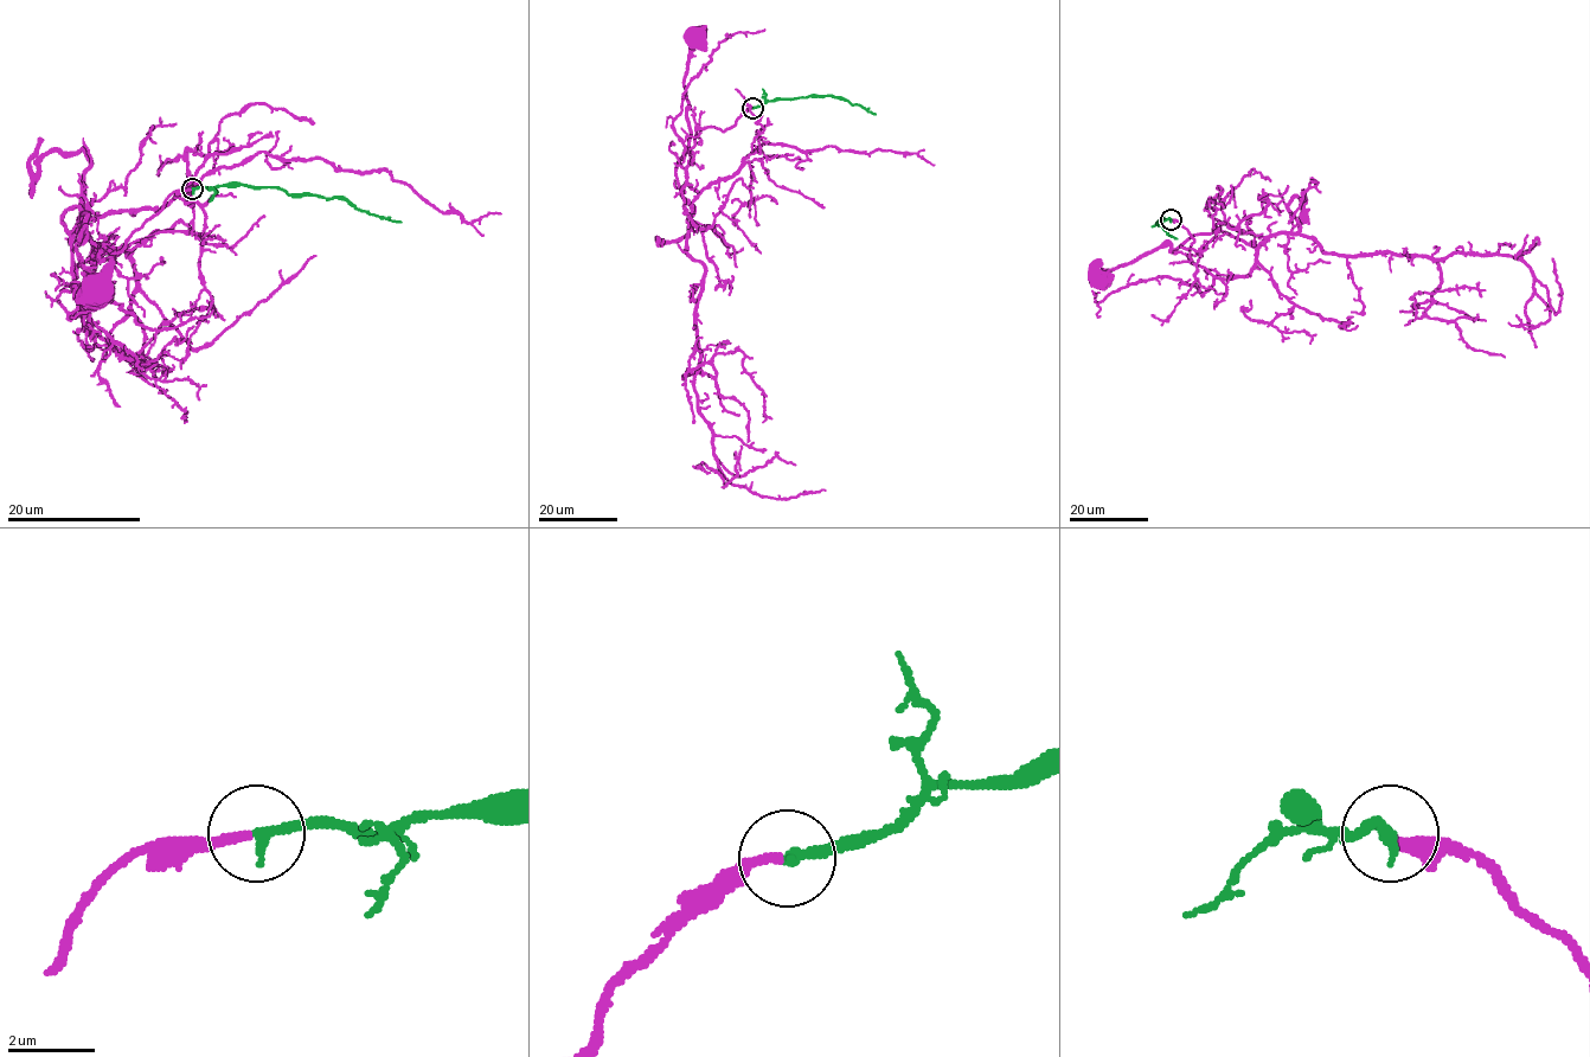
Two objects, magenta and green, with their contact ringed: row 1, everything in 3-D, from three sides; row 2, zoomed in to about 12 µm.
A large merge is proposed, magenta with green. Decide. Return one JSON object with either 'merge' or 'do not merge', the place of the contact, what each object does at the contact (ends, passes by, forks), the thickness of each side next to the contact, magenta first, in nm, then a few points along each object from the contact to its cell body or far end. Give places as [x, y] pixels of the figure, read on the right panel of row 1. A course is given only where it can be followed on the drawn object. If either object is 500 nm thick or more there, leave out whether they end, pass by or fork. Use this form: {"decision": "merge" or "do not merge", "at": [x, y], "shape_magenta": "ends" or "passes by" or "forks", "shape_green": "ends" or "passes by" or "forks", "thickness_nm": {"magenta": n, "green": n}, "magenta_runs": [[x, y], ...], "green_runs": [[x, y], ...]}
{"decision": "merge", "at": [1171, 219], "shape_magenta": "ends", "shape_green": "ends", "thickness_nm": {"magenta": 200, "green": 280}, "magenta_runs": [[1169, 219], [1193, 239], [1191, 260], [1215, 275], [1245, 276], [1252, 267], [1256, 250], [1217, 229], [1097, 275]], "green_runs": [[1169, 219], [1162, 216], [1158, 222], [1177, 239]]}

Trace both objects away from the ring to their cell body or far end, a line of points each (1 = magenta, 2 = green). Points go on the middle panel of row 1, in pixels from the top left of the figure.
1: (752, 107), (724, 130), (696, 130), (681, 193), (675, 166), (690, 130), (684, 77), (699, 34)
2: (752, 107), (777, 100), (841, 96), (876, 114)

